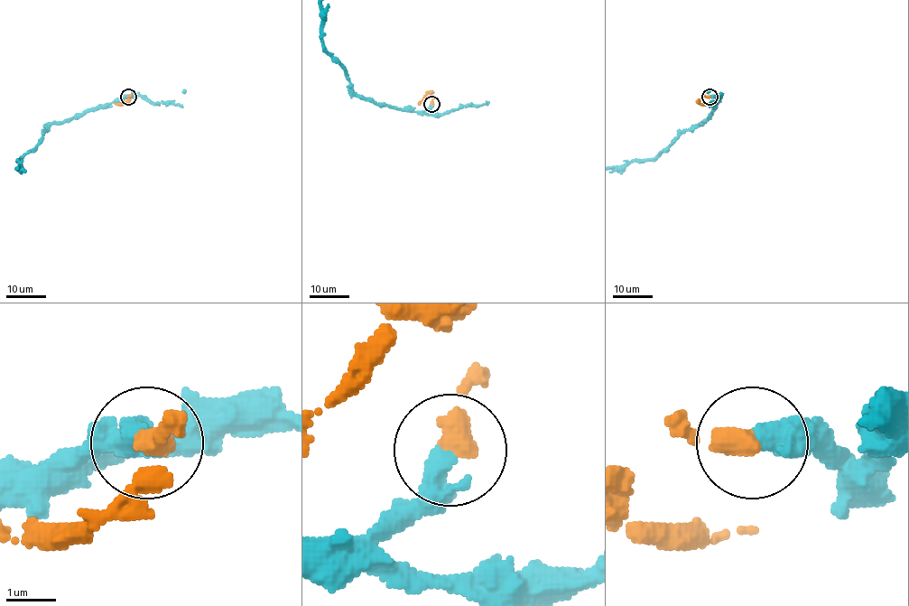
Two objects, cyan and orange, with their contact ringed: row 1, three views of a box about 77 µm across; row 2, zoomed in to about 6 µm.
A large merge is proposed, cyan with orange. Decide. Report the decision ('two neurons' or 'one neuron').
one neuron

